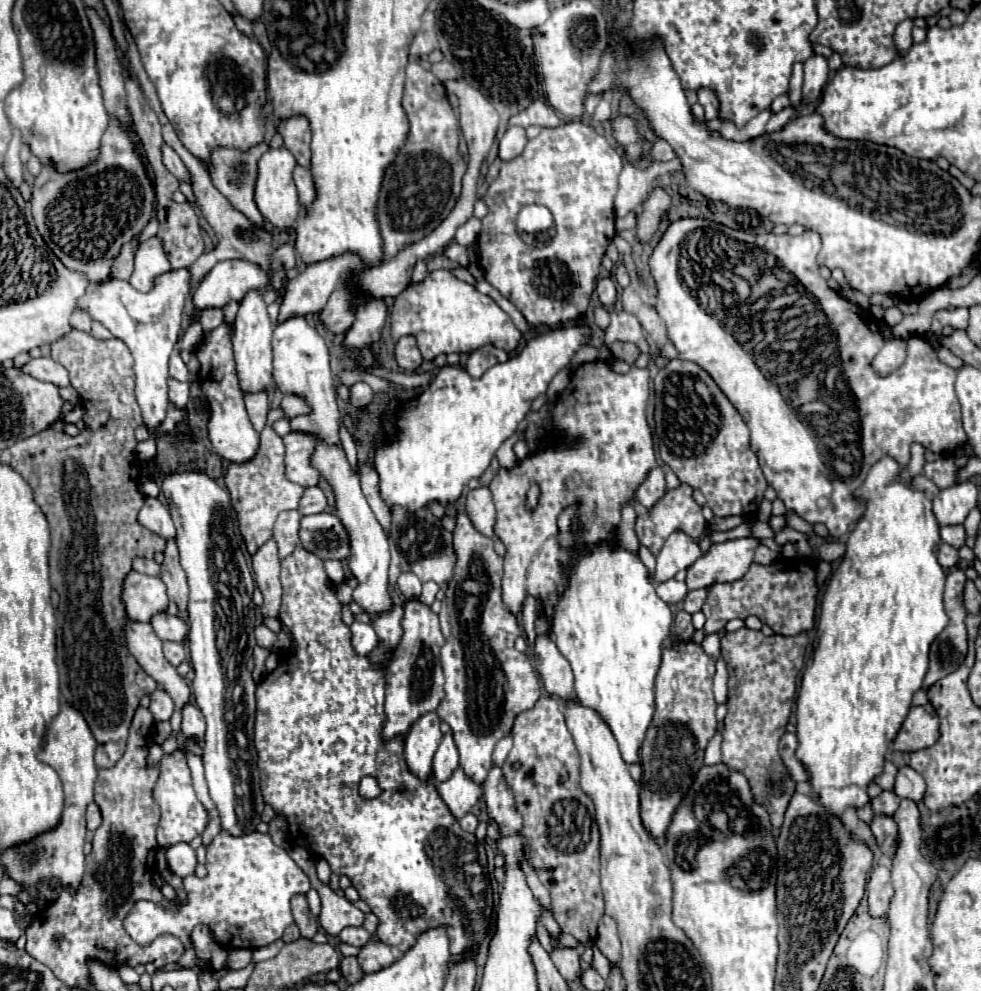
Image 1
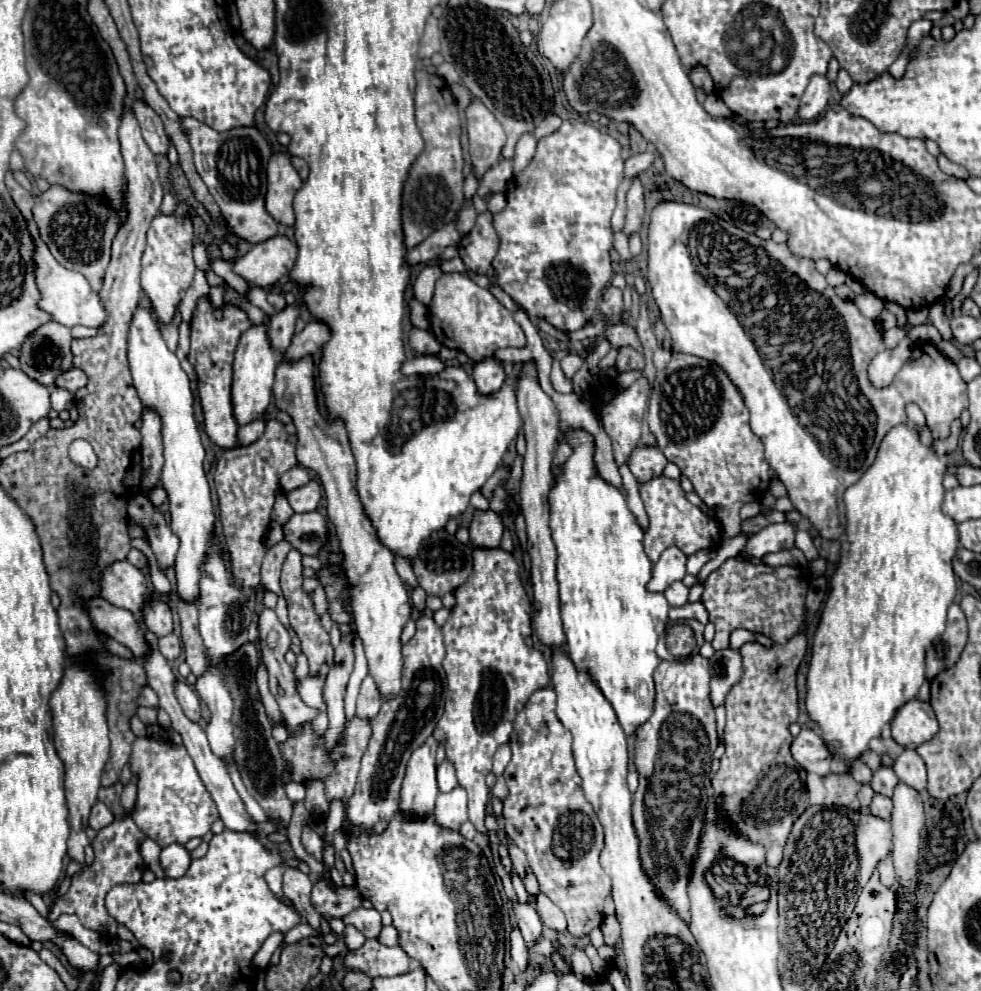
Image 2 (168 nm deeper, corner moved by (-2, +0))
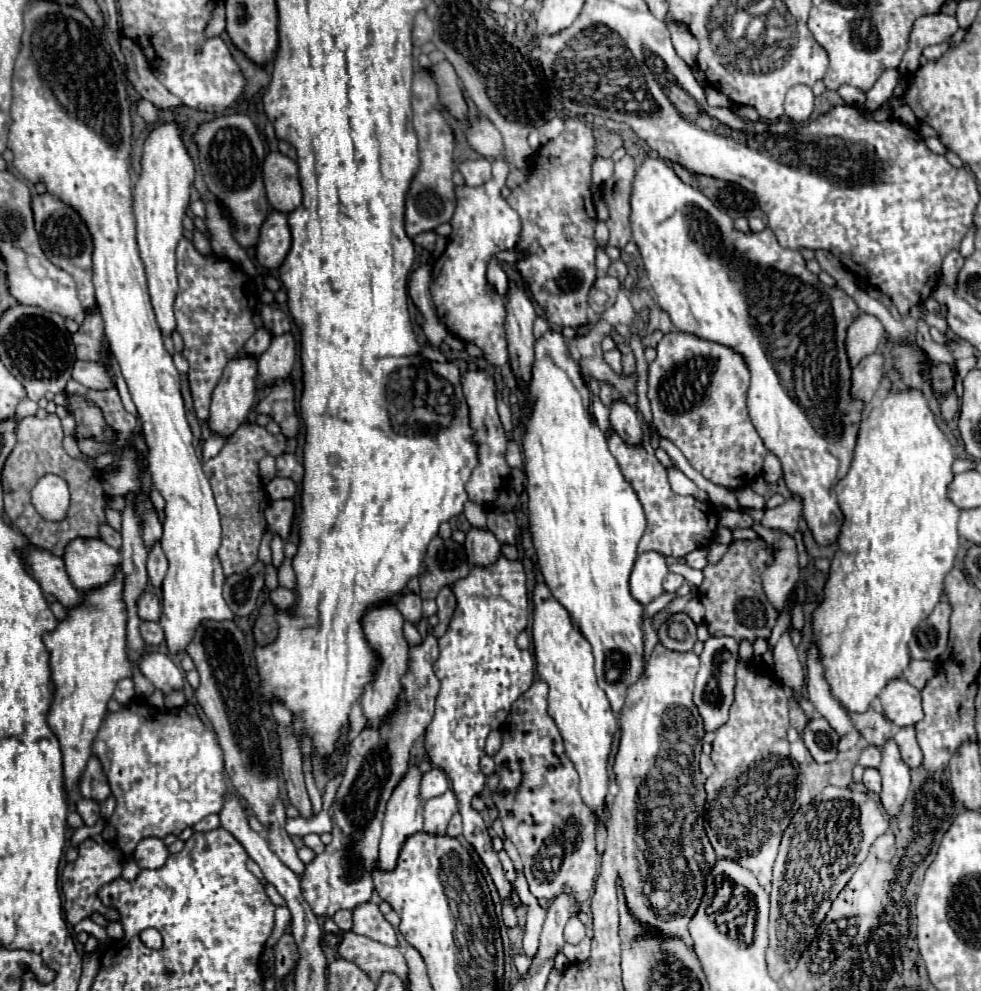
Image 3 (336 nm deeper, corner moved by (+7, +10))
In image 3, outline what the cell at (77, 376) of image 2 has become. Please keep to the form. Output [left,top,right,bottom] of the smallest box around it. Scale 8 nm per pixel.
[73,361,111,389]

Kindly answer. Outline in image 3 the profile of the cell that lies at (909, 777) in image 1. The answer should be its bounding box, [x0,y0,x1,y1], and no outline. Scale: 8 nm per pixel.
[893,727,923,769]

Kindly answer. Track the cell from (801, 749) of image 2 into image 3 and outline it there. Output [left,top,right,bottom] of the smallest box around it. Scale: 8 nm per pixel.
[803,717,839,763]

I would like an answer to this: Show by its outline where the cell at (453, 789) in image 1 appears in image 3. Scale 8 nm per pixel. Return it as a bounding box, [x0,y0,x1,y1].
[423,789,457,833]

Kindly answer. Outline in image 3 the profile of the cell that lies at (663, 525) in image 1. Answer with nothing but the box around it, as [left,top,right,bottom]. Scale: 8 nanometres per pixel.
[609,433,719,557]

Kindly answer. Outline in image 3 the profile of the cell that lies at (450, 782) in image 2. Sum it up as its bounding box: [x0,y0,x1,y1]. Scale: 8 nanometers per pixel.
[421,767,449,801]

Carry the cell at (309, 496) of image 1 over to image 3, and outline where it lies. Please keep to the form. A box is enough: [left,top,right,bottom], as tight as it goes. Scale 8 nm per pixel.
[267,477,297,499]

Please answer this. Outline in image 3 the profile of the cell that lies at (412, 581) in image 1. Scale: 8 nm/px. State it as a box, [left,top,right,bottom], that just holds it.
[397,593,421,623]

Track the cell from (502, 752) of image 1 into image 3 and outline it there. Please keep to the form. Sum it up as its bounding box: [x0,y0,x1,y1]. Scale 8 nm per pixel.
[485,731,501,757]

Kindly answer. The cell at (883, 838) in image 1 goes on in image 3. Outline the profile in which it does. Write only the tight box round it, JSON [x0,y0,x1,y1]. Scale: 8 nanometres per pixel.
[863,769,881,795]

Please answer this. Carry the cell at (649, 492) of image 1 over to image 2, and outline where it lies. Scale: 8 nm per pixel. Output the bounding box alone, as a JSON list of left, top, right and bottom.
[628,445,668,483]

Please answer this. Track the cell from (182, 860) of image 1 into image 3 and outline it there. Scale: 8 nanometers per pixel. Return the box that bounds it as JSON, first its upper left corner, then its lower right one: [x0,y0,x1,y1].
[135,837,169,869]

